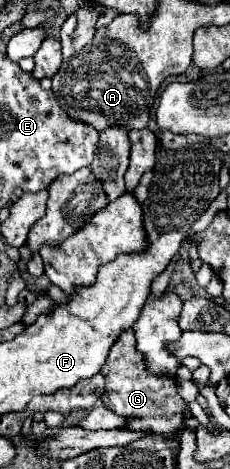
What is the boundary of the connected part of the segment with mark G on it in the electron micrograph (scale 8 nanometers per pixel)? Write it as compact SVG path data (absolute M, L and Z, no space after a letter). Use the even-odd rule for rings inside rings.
M132 329L122 333L122 337L118 337L118 341L112 345L106 365L102 367L100 373L106 377L106 391L102 395L102 403L106 409L110 409L116 415L122 415L126 419L124 429L154 433L154 435L162 435L166 439L176 437L176 433L182 427L184 409L186 409L184 399L178 395L176 377L154 375L146 369L144 357L136 349Z

